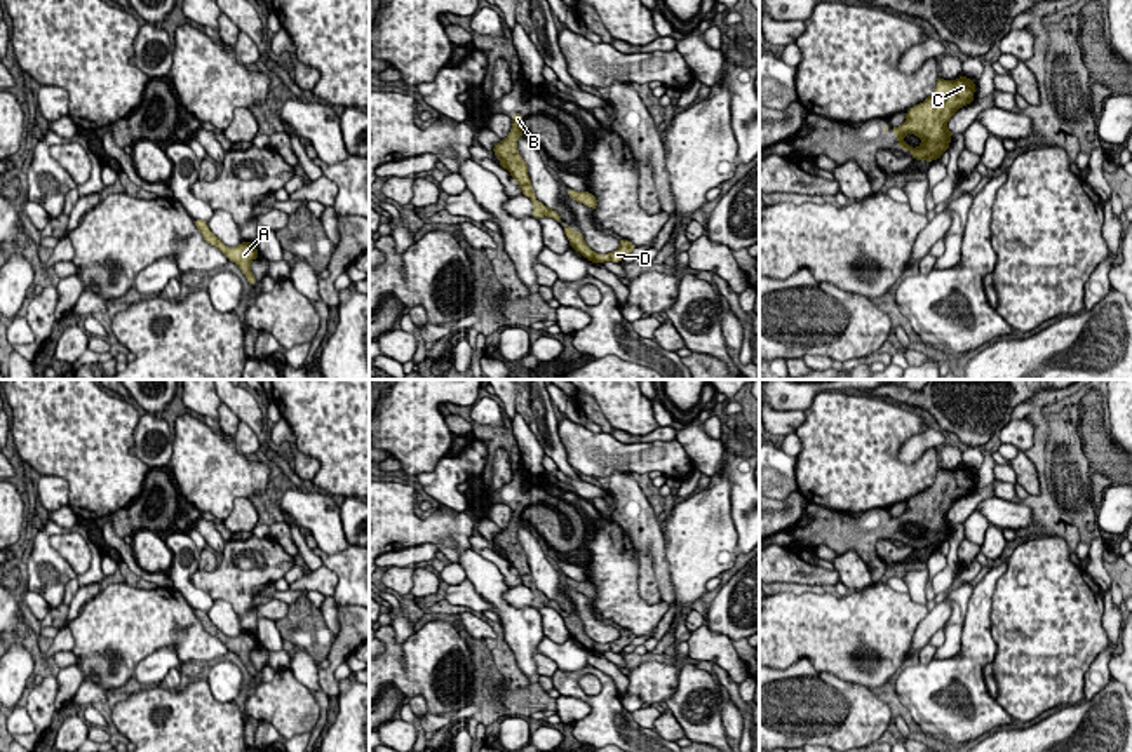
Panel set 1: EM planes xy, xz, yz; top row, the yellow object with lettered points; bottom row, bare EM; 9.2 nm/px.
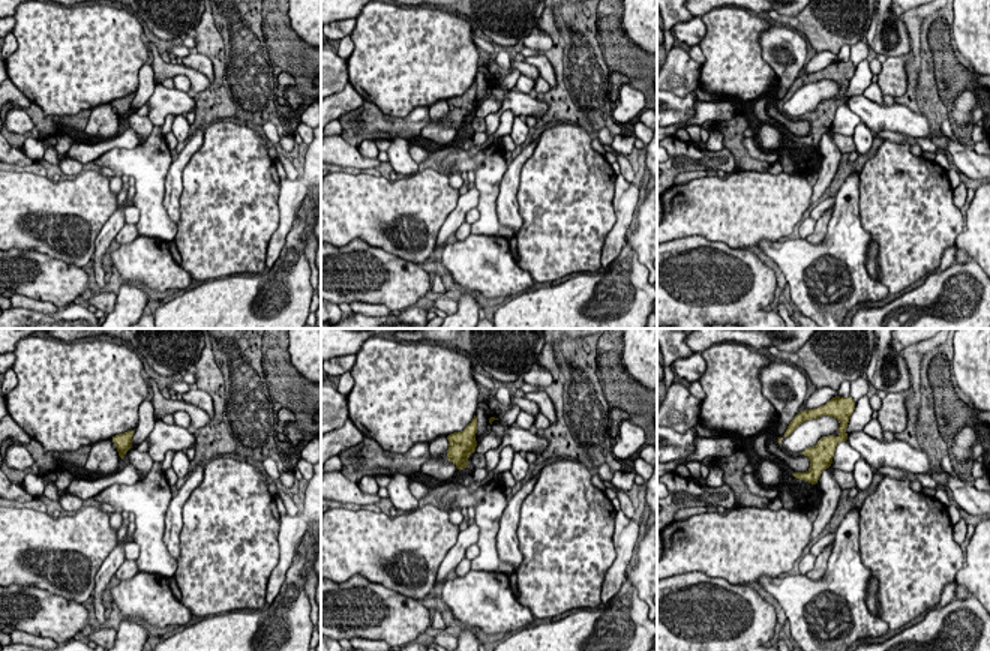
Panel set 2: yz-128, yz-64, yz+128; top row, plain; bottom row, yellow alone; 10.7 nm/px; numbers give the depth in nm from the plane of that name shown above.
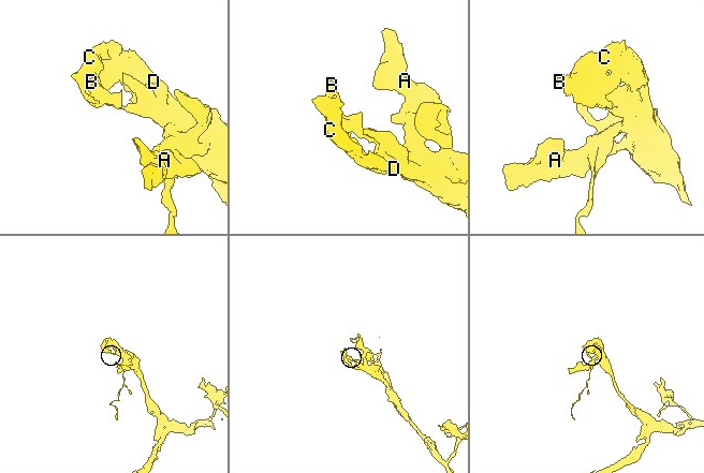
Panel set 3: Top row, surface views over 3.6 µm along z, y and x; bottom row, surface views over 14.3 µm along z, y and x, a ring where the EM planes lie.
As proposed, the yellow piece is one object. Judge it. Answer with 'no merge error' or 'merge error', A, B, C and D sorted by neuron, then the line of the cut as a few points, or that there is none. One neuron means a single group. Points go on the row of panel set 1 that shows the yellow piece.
no merge error; groups A B C D; cut none

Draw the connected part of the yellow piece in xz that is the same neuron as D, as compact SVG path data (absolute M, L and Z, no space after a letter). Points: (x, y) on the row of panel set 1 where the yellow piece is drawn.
M512 113L512 118L514 118L514 122L512 122L512 129L510 129L509 136L493 146L493 153L498 157L500 165L503 169L507 169L510 172L510 176L517 181L522 195L533 202L533 205L535 205L533 218L536 218L536 219L554 218L556 221L563 223L564 233L569 240L571 249L580 252L589 261L592 261L592 263L604 263L604 261L620 263L625 256L629 256L636 249L636 245L632 242L620 238L620 247L617 251L608 252L608 254L597 254L585 244L583 235L580 232L576 232L569 225L566 225L556 211L549 209L547 205L543 205L542 202L536 200L533 186L531 186L531 179L528 174L528 165L517 150L517 141L521 136L524 136L524 132L521 131L522 115Z

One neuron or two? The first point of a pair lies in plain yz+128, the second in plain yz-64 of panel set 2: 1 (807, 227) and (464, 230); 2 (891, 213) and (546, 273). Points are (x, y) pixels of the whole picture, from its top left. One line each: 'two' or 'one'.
1: one
2: one

